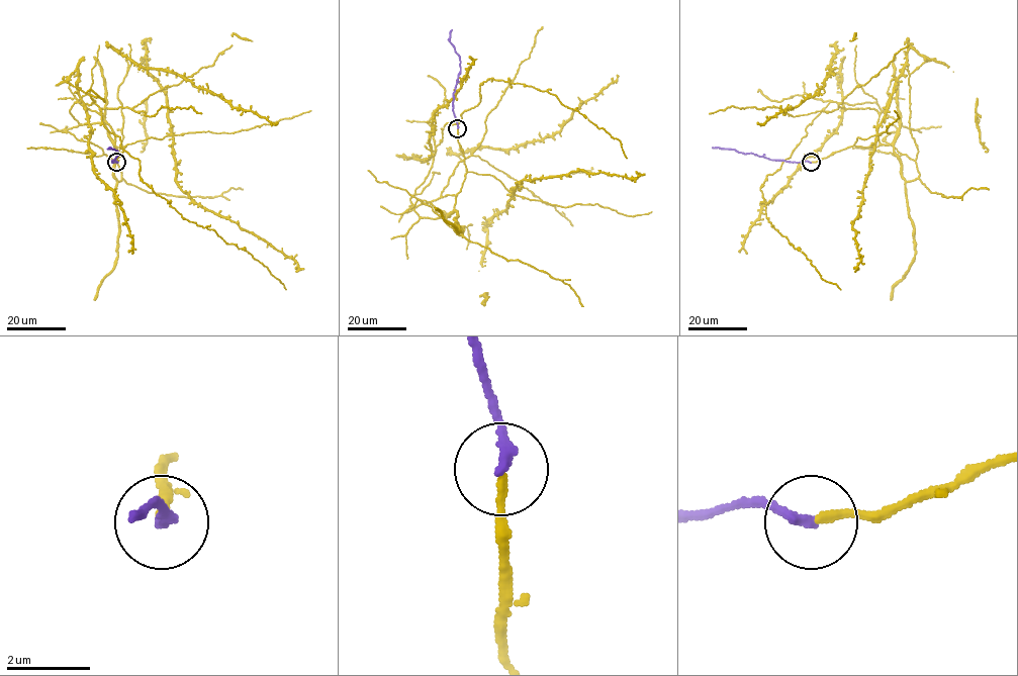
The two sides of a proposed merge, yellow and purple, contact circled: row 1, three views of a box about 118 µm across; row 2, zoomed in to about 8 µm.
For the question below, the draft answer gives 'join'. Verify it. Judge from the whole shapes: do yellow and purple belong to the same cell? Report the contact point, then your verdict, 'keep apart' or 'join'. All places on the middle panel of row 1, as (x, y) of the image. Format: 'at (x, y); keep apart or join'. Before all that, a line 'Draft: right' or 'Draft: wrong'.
Draft: right
at (457, 128); join

